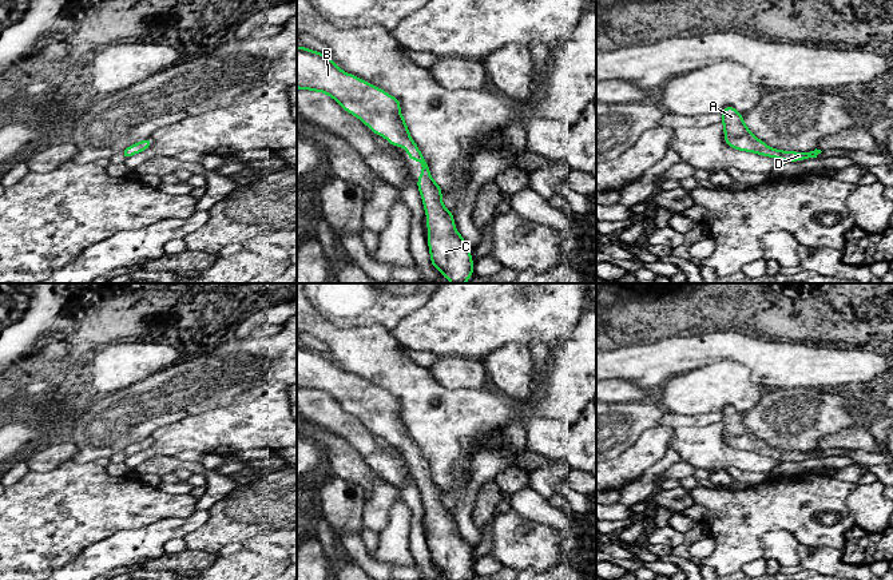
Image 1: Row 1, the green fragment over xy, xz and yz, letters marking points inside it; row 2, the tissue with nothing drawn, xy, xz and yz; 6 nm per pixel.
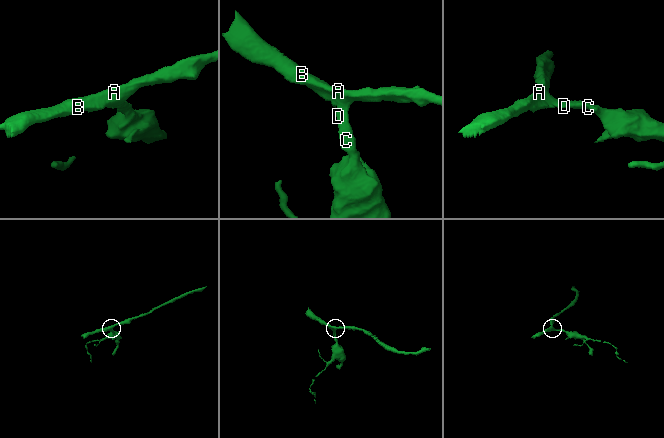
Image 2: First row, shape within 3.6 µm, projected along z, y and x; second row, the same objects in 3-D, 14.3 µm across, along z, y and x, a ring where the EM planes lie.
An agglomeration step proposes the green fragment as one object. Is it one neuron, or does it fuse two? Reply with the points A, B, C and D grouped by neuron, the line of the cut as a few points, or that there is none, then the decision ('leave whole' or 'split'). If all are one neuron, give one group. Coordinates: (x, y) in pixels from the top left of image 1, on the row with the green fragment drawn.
groups A B C D; cut none; leave whole

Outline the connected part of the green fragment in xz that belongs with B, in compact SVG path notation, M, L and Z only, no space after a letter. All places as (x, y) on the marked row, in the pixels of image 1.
M298 45L297 88L328 94L374 134L384 136L394 147L404 146L413 162L422 163L417 188L426 212L432 266L452 283L465 283L473 274L468 243L455 229L453 211L442 204L441 187L430 176L428 160L409 135L400 114L401 102L384 90L344 72L330 56Z

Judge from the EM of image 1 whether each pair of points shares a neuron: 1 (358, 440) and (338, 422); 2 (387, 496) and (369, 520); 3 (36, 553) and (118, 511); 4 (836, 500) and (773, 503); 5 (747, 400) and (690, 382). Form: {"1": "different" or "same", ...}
{"1": "same", "2": "same", "3": "same", "4": "same", "5": "same"}

